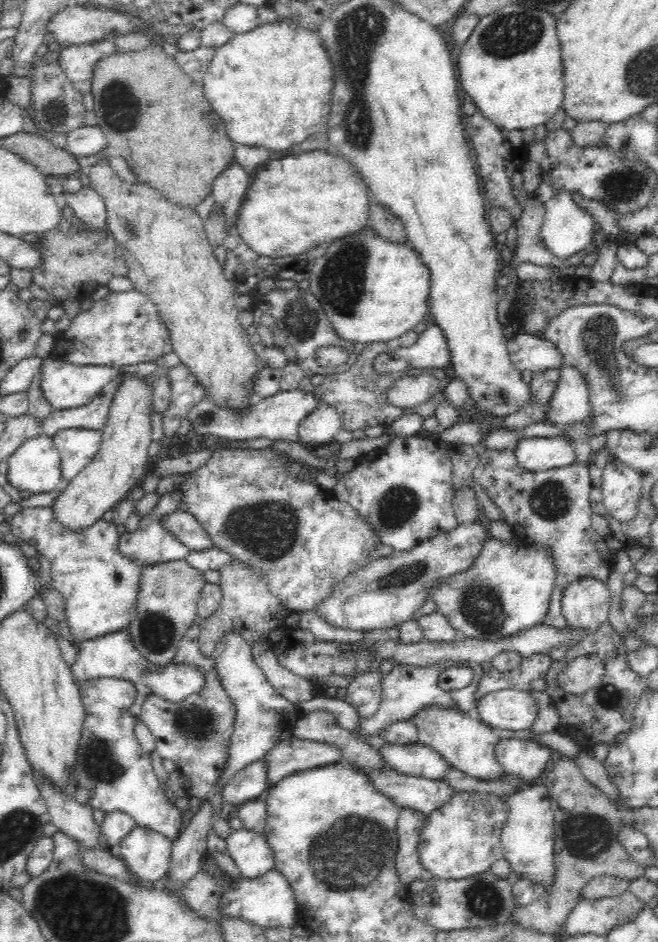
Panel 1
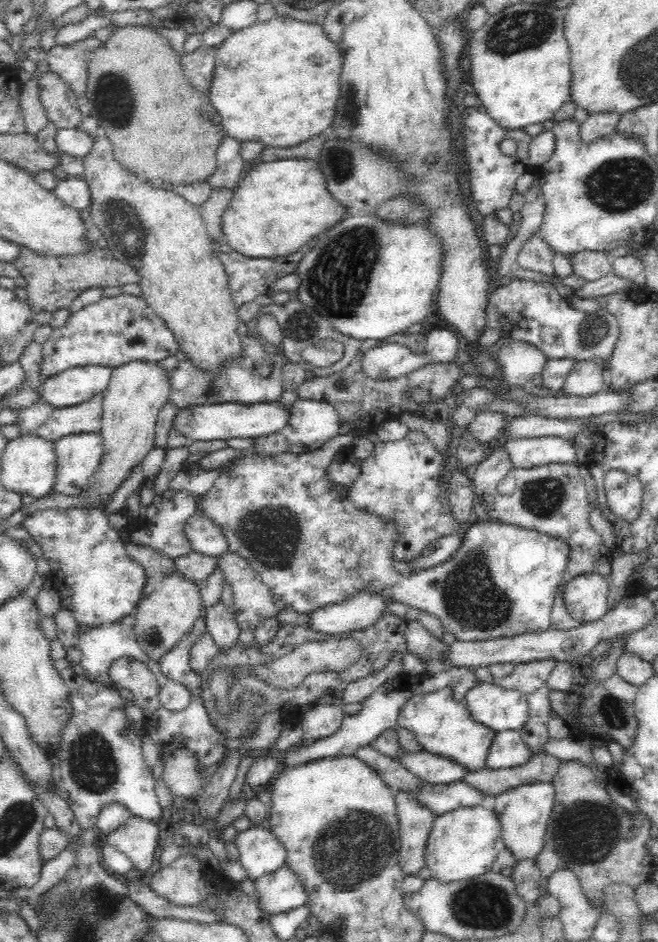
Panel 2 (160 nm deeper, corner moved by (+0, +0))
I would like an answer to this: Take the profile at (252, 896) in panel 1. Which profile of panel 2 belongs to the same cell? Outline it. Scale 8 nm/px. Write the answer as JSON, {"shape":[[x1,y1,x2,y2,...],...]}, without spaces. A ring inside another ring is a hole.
{"shape":[[284,865,254,881,256,901,263,912,278,914,306,905,307,893,295,876,295,872]]}

